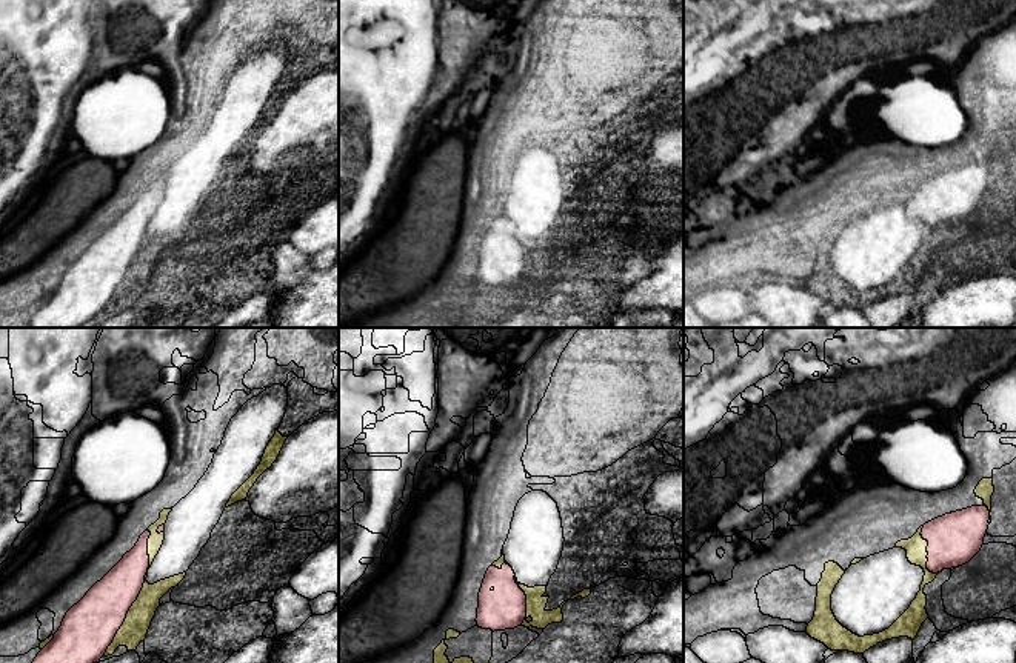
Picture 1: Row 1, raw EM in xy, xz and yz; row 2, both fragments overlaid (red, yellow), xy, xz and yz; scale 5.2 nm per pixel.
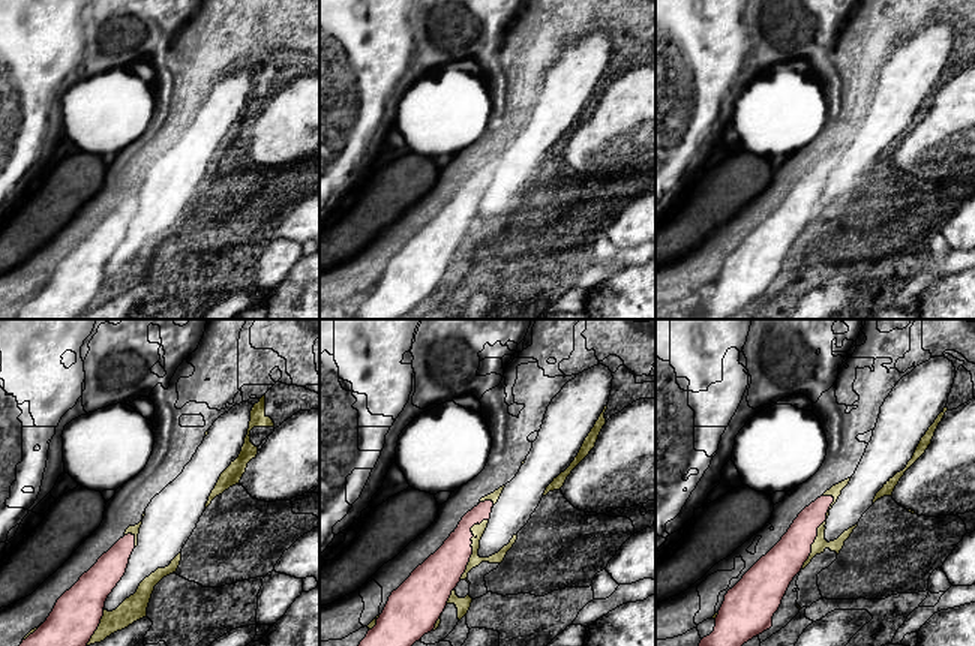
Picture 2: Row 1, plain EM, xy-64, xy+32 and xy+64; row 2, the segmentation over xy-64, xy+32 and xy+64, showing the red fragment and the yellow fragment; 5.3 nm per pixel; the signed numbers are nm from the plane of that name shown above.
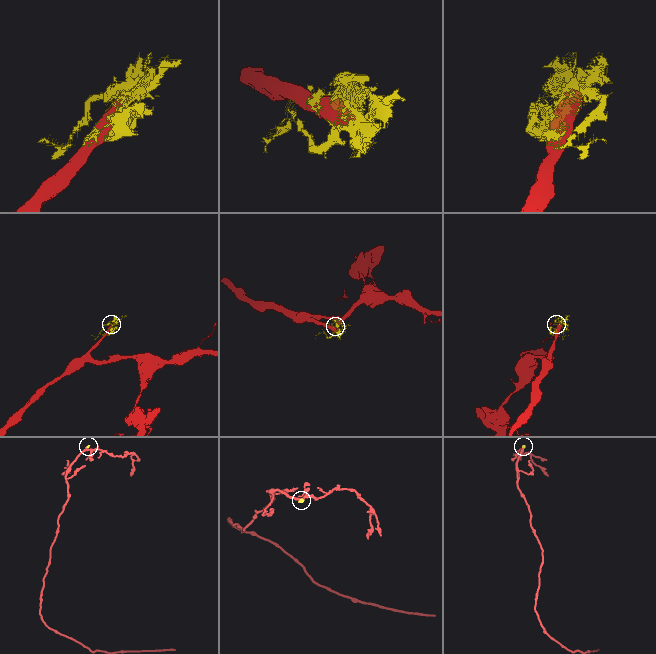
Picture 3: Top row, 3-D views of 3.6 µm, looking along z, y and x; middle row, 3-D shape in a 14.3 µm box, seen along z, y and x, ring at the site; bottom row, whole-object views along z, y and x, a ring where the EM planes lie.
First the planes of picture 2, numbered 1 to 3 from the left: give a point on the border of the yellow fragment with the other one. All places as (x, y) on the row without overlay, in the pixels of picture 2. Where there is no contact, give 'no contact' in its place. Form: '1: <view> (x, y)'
1: xy-64 (98, 290)
2: xy+32 (470, 210)
3: xy+64 (816, 197)

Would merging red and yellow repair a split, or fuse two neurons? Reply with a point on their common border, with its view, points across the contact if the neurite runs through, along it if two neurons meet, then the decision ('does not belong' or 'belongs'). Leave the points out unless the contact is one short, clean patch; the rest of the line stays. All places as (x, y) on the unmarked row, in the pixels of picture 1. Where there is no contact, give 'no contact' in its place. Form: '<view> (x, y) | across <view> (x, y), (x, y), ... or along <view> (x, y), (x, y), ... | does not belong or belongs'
xy (126, 268) | belongs

